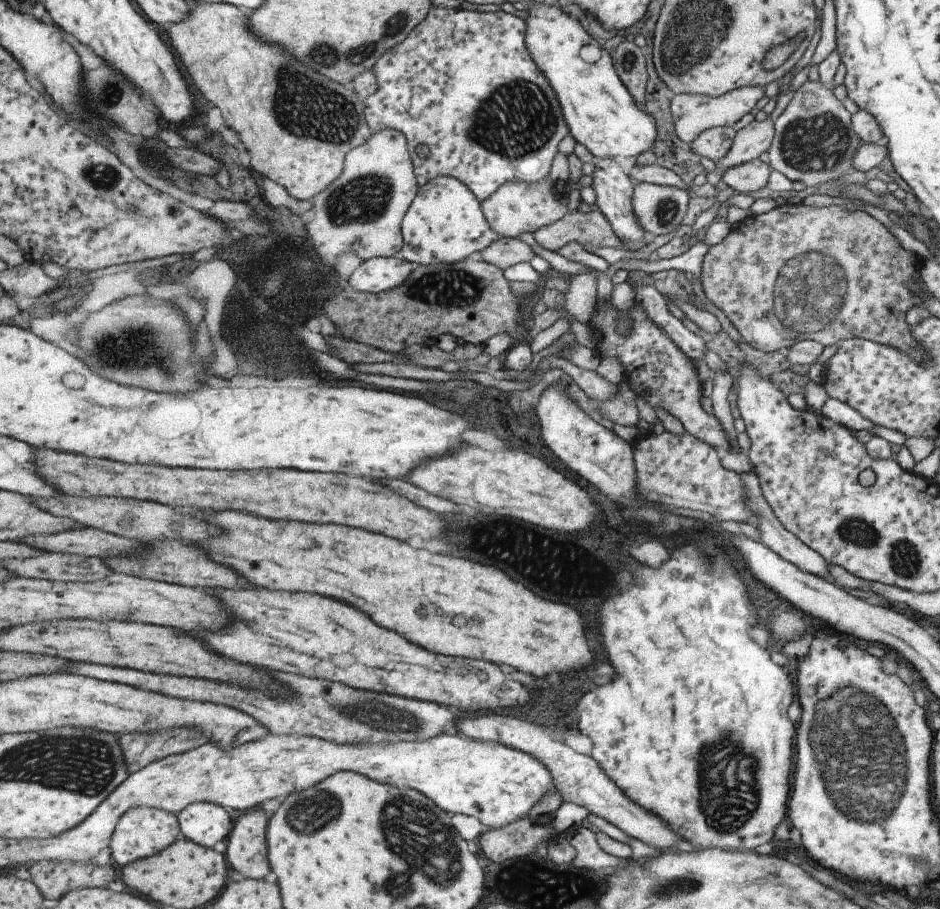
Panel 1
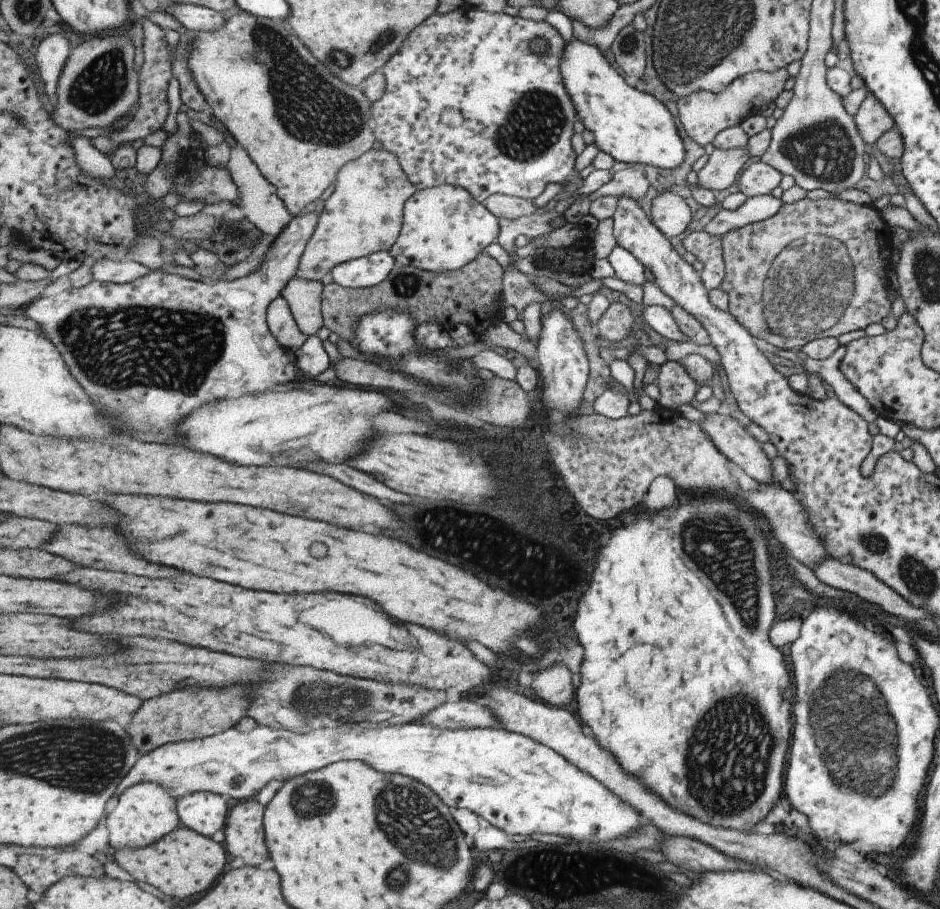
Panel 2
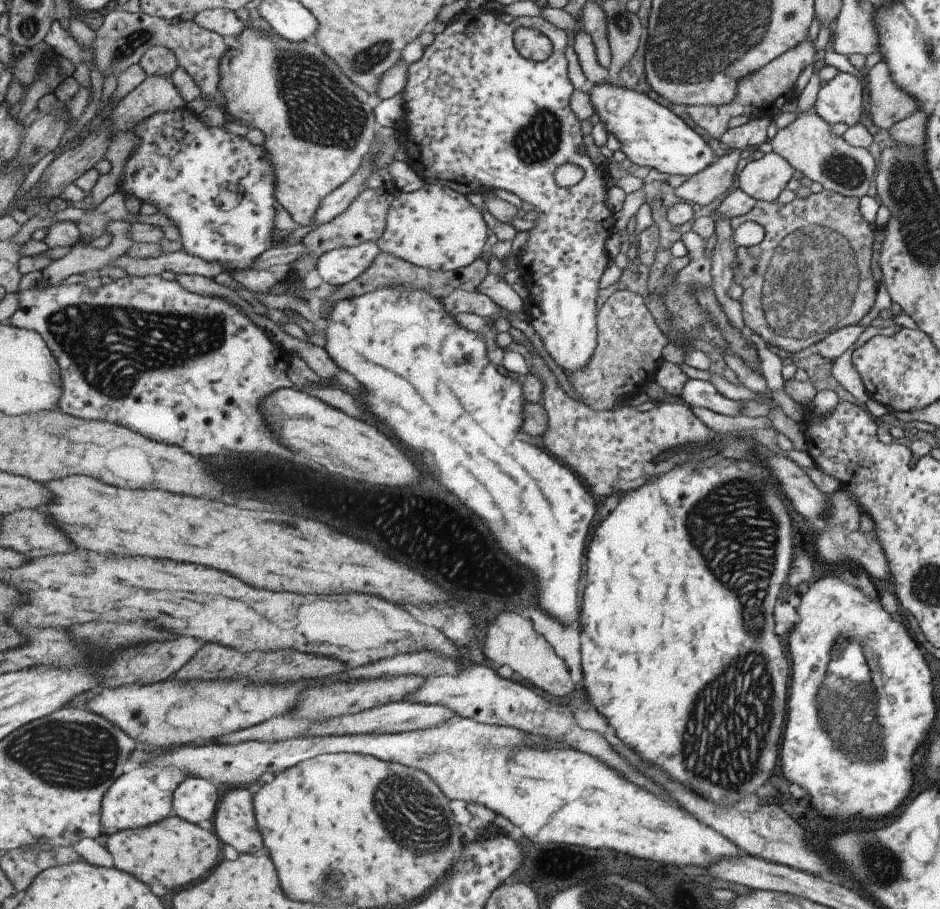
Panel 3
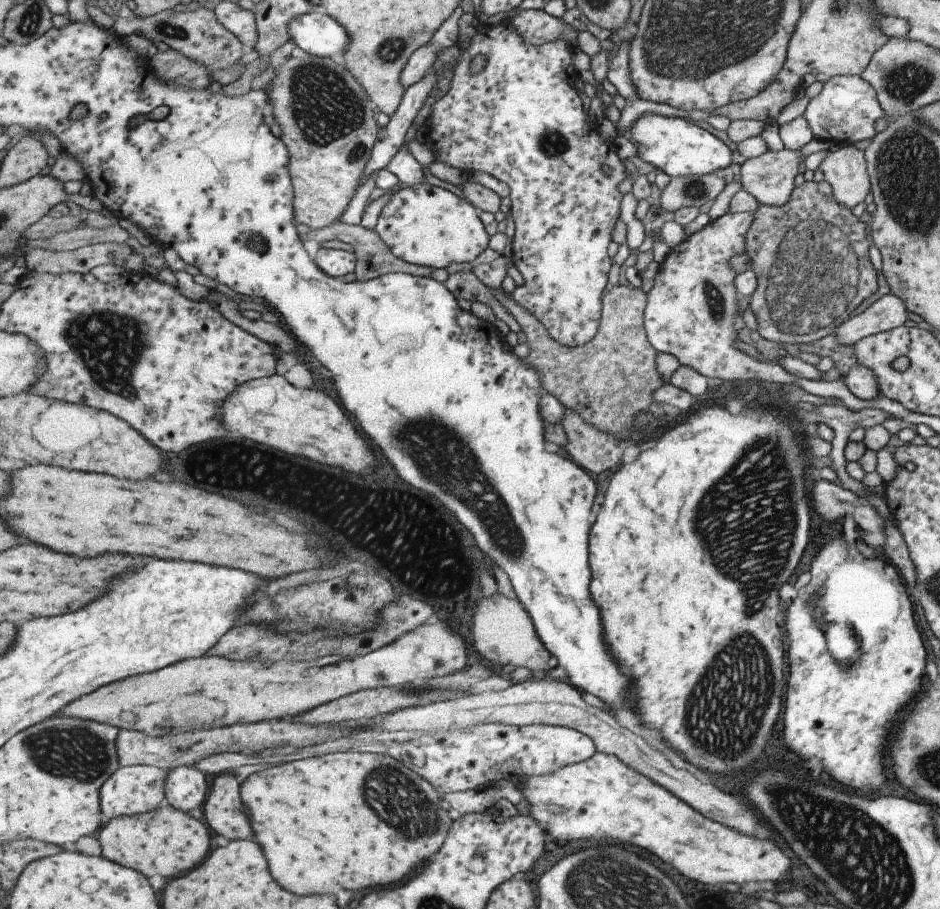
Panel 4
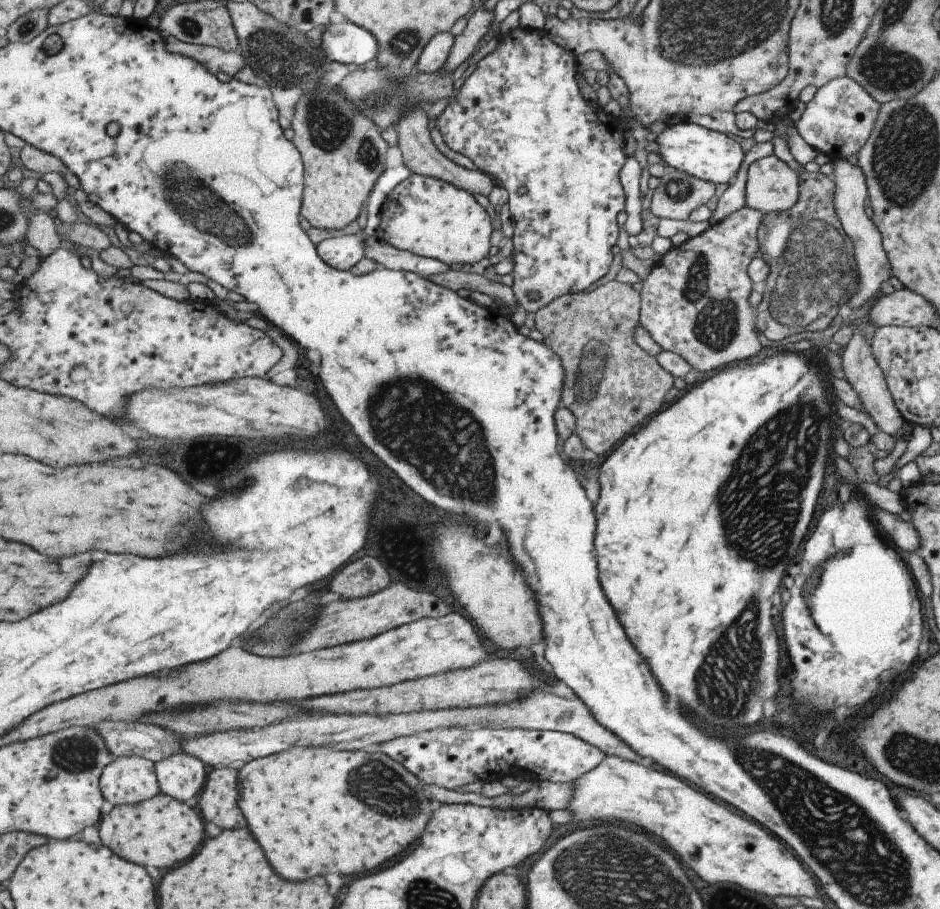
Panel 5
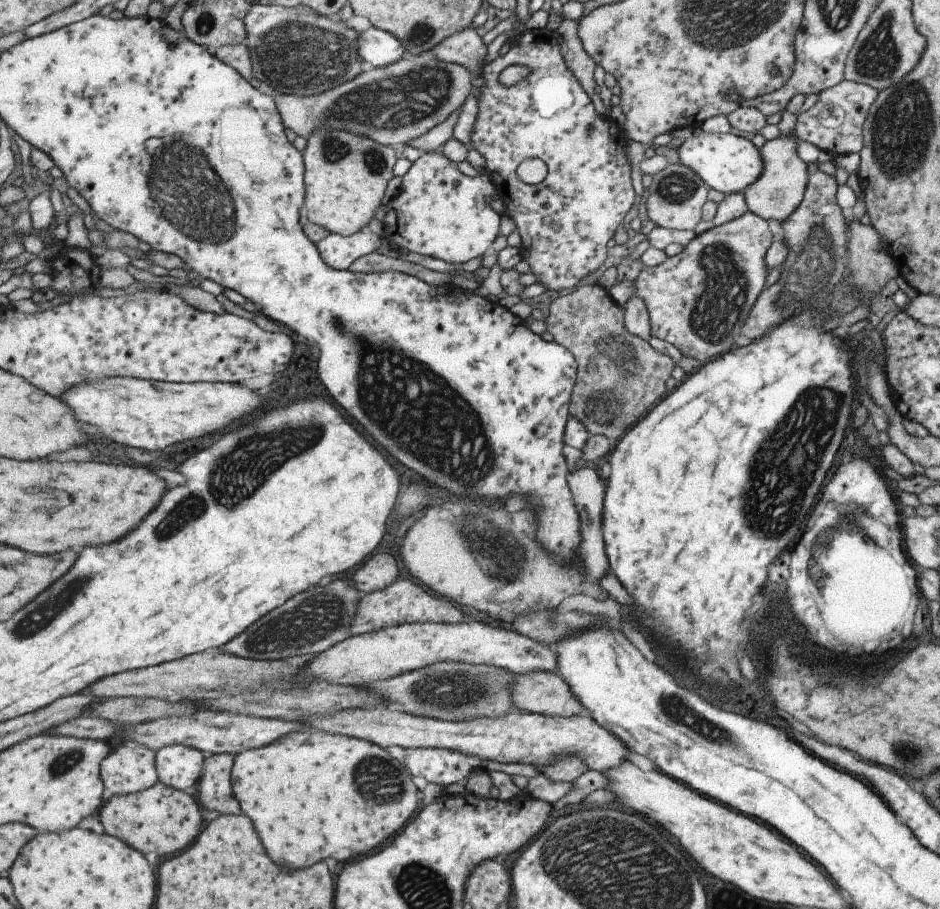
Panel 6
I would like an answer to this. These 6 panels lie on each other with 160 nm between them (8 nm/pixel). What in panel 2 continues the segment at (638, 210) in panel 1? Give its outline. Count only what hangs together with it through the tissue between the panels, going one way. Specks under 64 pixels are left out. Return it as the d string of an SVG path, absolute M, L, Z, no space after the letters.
M660 192L650 201L650 221L667 238L681 234L691 220L689 206L677 193Z

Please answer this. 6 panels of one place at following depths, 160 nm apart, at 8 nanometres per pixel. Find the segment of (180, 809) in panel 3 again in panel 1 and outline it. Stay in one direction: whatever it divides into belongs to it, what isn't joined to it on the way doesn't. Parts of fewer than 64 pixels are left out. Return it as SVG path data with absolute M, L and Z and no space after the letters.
M193 803L178 816L182 837L205 848L213 849L215 844L223 842L234 829L234 820L231 820L229 826L229 812L215 803Z

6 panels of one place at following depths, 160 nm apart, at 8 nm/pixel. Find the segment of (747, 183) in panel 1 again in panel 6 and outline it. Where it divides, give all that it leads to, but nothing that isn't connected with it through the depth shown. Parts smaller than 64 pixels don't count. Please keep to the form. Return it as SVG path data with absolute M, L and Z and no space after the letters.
M793 128L793 134L789 138L778 136L761 146L760 154L761 160L763 160L761 176L741 192L747 211L765 220L773 219L783 222L797 208L808 183L806 164L803 160L799 160L797 152L795 152L797 142L799 142L799 138L797 138L795 128Z

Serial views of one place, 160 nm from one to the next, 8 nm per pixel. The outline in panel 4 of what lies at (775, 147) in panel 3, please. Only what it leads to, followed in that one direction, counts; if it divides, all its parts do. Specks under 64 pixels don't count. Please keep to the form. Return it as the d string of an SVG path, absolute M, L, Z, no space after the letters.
M853 145L829 147L828 154L816 168L831 189L833 198L851 210L863 201L870 189L866 162L862 150Z

